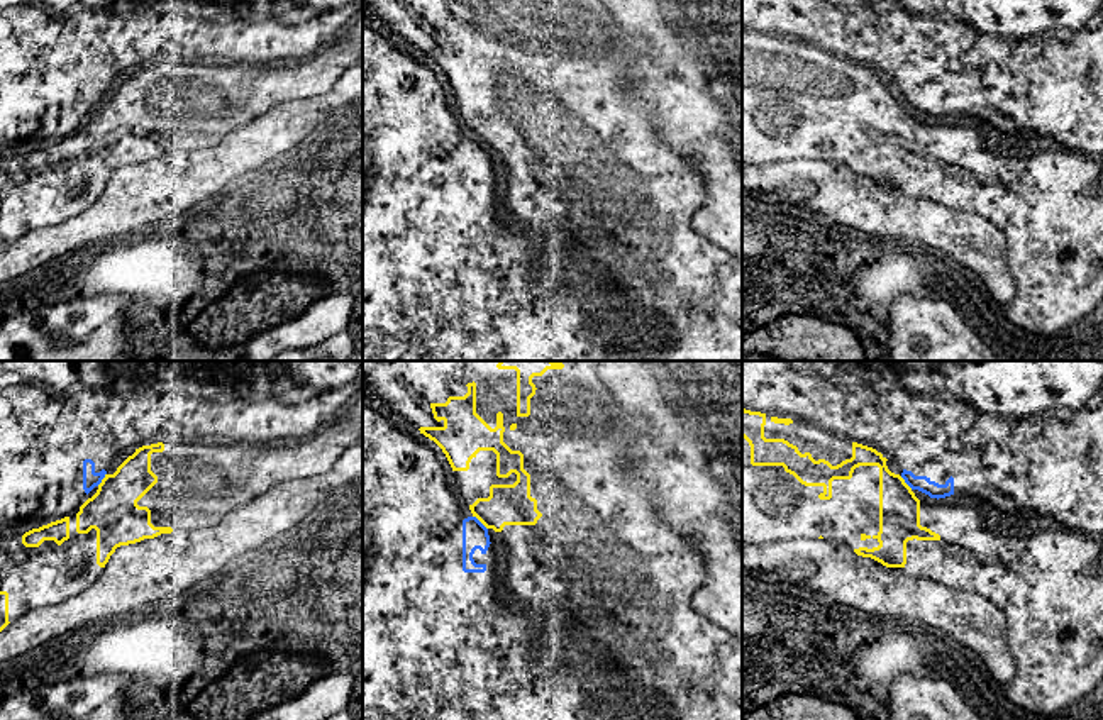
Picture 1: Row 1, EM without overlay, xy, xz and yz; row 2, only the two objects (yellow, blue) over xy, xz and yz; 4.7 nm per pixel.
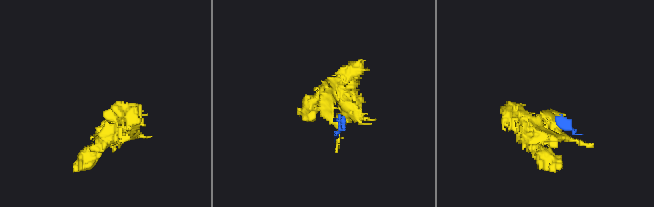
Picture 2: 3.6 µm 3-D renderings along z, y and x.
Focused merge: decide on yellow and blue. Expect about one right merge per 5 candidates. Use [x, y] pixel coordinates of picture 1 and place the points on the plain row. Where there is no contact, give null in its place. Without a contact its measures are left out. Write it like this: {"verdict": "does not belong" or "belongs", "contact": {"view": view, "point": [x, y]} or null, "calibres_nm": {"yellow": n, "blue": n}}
{"verdict": "does not belong", "contact": {"view": "xz", "point": [480, 141]}, "calibres_nm": {"yellow": 190, "blue": 130}}

